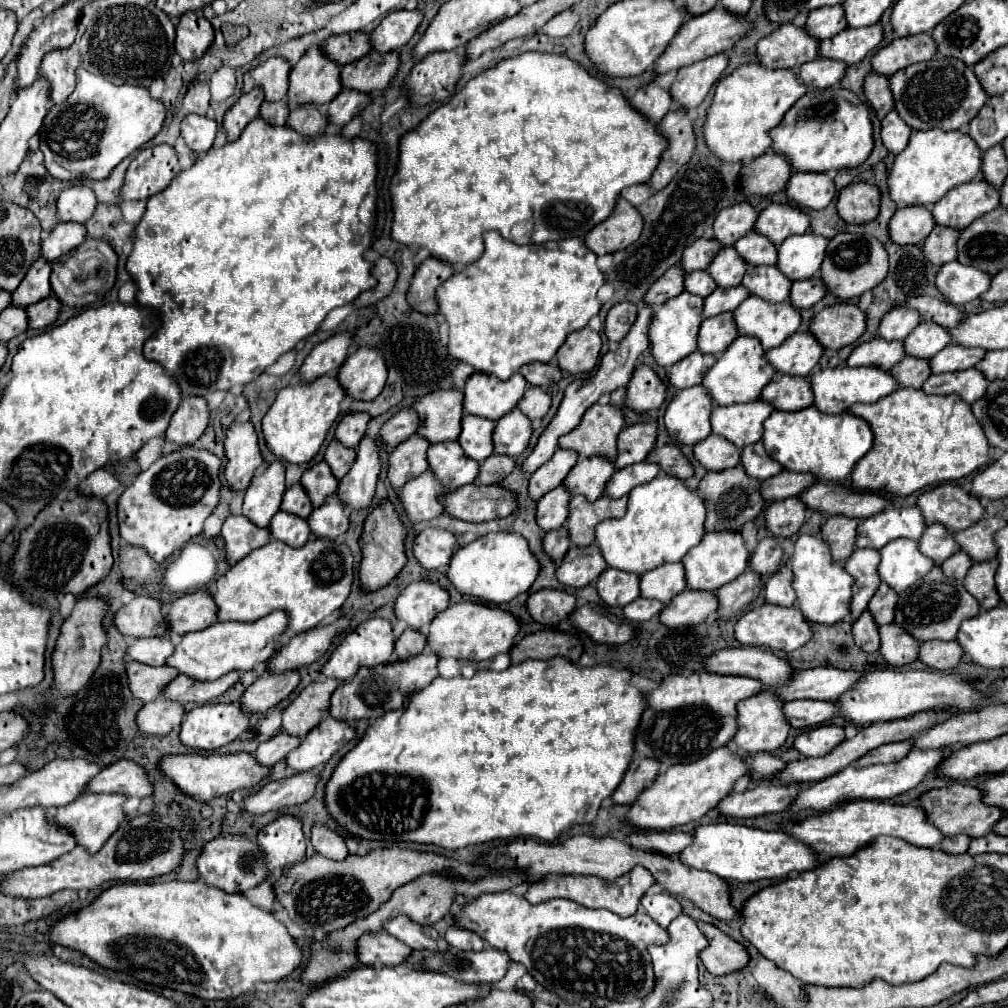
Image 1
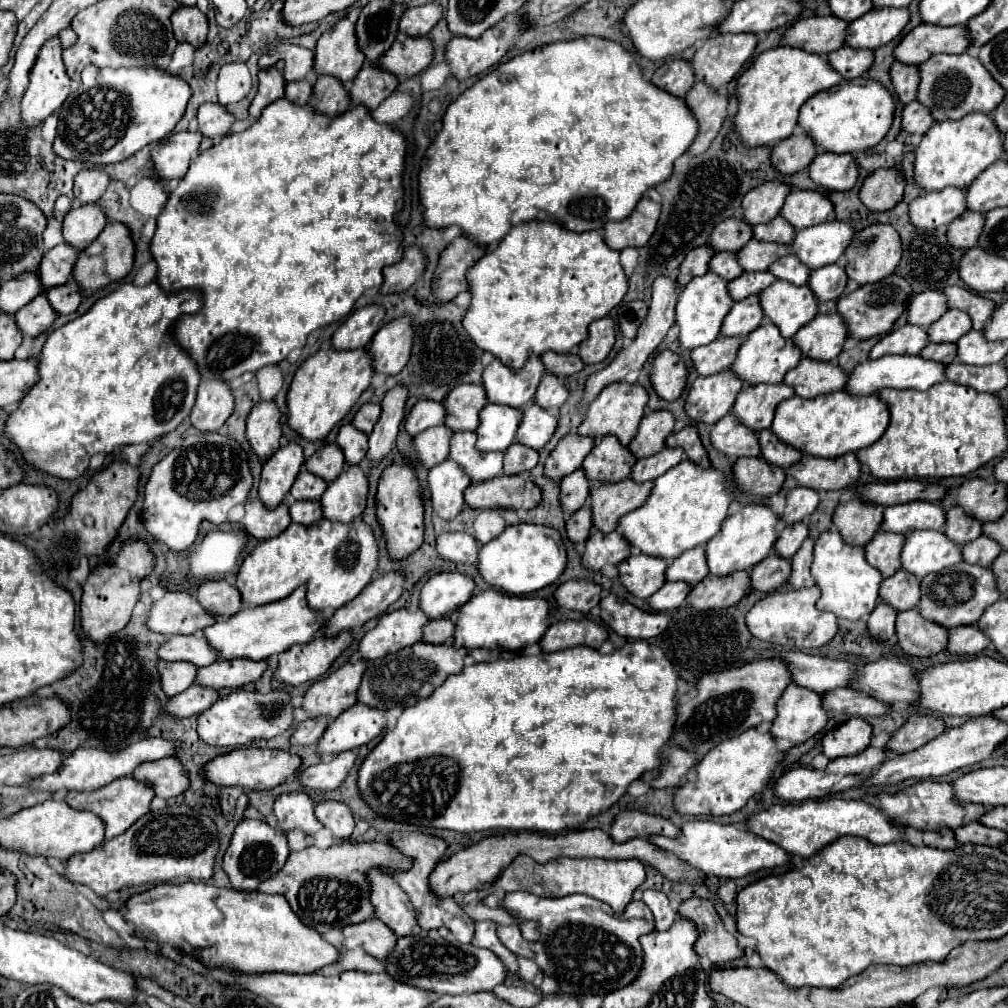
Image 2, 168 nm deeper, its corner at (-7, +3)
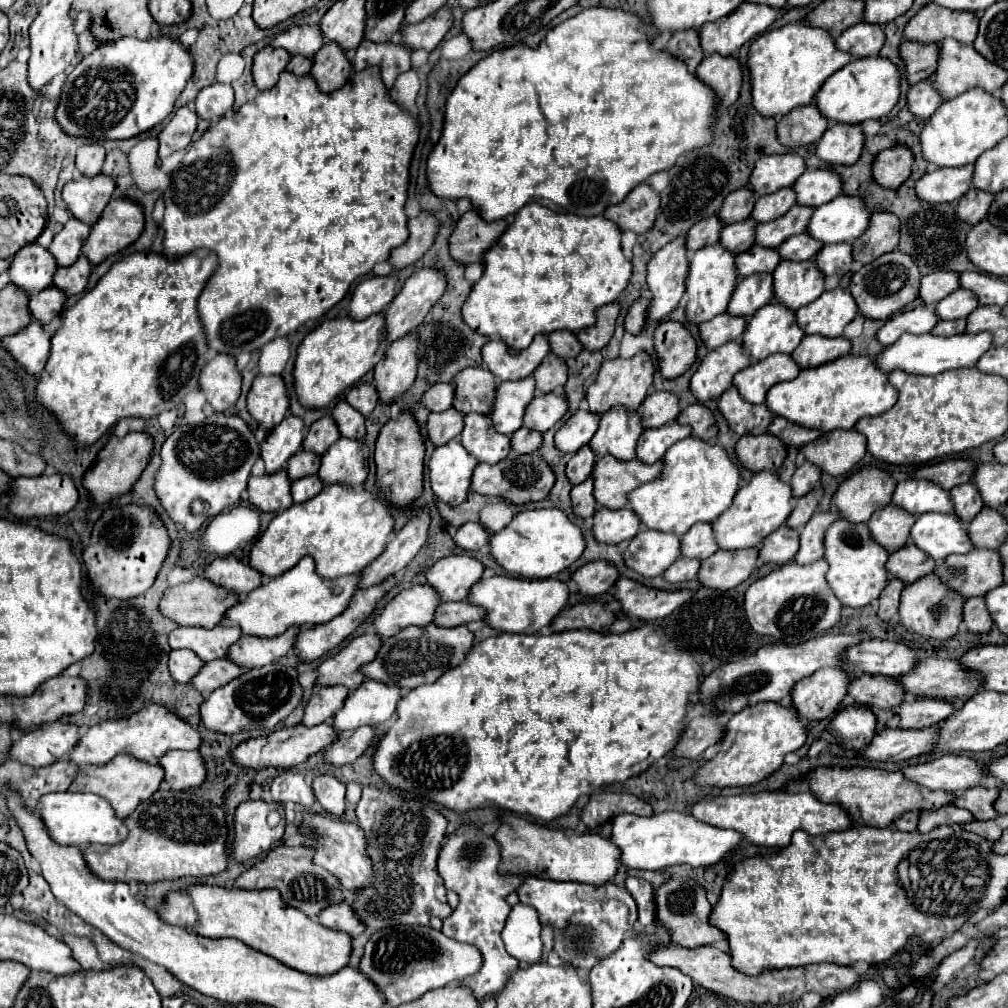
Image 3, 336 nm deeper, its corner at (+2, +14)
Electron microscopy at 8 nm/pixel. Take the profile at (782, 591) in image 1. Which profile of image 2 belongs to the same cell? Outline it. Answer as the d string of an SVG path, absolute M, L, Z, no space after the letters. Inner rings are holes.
M808 537L802 547L796 551L796 555L792 557L792 575L790 575L790 585L794 589L800 587L812 587L814 585L814 577L810 573L810 565L814 559L814 539Z

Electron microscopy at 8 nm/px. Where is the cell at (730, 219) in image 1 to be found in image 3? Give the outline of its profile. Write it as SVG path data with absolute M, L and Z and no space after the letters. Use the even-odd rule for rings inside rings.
M781 154L781 156L765 156L757 160L749 176L749 190L755 196L773 194L785 186L791 186L805 172L803 158L797 154Z

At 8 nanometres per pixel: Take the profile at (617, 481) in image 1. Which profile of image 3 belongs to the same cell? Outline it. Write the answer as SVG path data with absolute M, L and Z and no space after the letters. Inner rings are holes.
M669 422L661 428L645 430L637 440L637 460L645 464L655 464L663 458L669 446L689 436L689 428L677 426L677 422Z

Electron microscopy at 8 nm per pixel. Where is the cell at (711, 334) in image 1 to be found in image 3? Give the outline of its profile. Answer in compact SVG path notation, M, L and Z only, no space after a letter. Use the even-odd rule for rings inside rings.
M753 274L739 280L737 288L731 294L727 314L751 318L759 308L767 306L773 300L773 278L771 274Z

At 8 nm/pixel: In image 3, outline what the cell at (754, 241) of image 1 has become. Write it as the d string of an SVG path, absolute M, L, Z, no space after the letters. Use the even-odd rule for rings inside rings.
M781 188L775 194L761 196L751 212L751 218L757 222L771 222L775 218L781 218L793 204L795 194L791 192L791 188Z

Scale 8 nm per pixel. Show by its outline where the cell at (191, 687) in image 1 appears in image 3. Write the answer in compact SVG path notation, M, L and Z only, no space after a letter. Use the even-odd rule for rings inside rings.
M287 630L281 638L239 638L227 650L225 658L245 670L267 666L283 658L293 648L297 632L299 630Z

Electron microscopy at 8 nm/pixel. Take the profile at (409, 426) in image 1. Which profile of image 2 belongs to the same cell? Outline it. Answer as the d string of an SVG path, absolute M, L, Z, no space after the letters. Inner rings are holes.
M422 399L422 401L418 401L412 407L410 415L406 417L404 427L414 437L414 435L422 433L428 427L442 425L444 423L444 417L446 417L444 403L436 403L436 401L430 401L430 399Z

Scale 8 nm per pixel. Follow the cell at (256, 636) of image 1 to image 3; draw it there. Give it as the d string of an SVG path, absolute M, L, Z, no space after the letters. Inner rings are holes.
M305 556L297 566L281 574L279 578L267 580L247 596L241 596L239 602L225 612L225 620L231 620L235 626L239 626L245 636L259 638L279 636L291 626L319 626L329 622L329 618L341 614L341 610L345 610L355 592L353 586L357 586L357 574L335 580L323 580L313 570L313 558Z

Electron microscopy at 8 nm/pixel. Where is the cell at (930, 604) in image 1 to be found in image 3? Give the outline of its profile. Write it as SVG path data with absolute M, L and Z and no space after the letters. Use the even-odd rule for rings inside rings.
M973 548L967 554L951 554L933 570L941 584L961 594L965 600L983 596L1003 584L1001 558L997 550Z

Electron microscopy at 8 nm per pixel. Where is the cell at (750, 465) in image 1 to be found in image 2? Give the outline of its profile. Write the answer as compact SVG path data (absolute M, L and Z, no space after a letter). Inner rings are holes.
M764 429L760 433L760 447L762 447L762 457L778 467L790 467L792 463L798 463L802 453L798 453L798 449L790 449L790 445L782 445L782 441L778 441L778 437L774 437L772 429Z

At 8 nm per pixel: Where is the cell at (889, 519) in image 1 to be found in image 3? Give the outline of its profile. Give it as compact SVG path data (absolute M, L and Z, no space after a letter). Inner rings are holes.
M903 480L897 484L893 498L893 506L899 506L907 510L913 516L925 514L925 512L939 512L947 514L953 510L953 502L949 498L949 492L941 486L925 480Z

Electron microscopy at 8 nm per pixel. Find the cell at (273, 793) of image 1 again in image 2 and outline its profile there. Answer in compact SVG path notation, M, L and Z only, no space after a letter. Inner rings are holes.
M346 751L336 755L332 761L322 761L314 767L308 767L298 775L300 783L304 787L316 789L316 791L330 791L336 789L350 773L358 757L358 751Z

